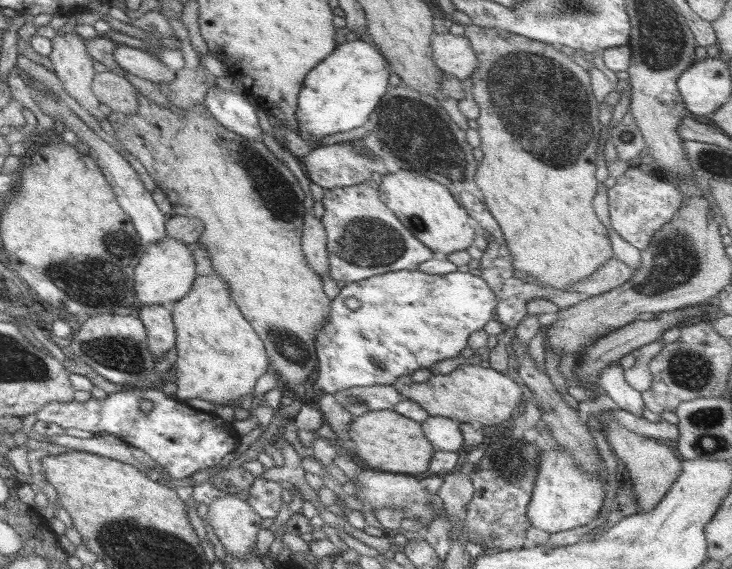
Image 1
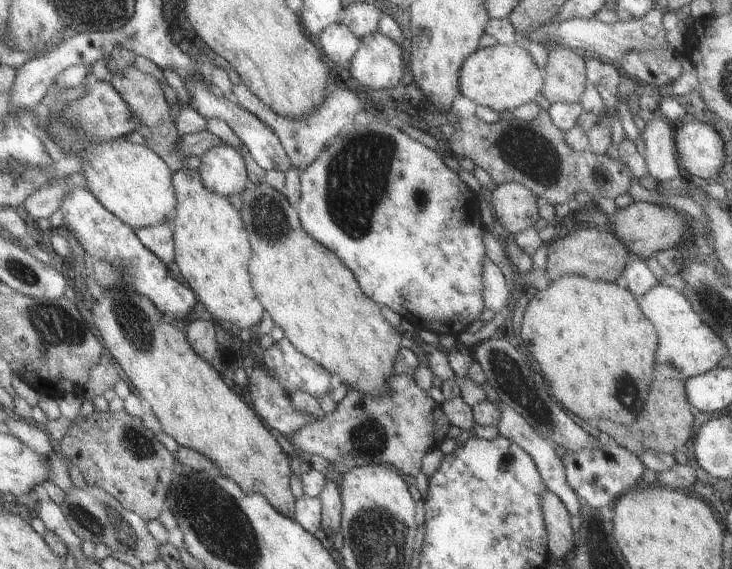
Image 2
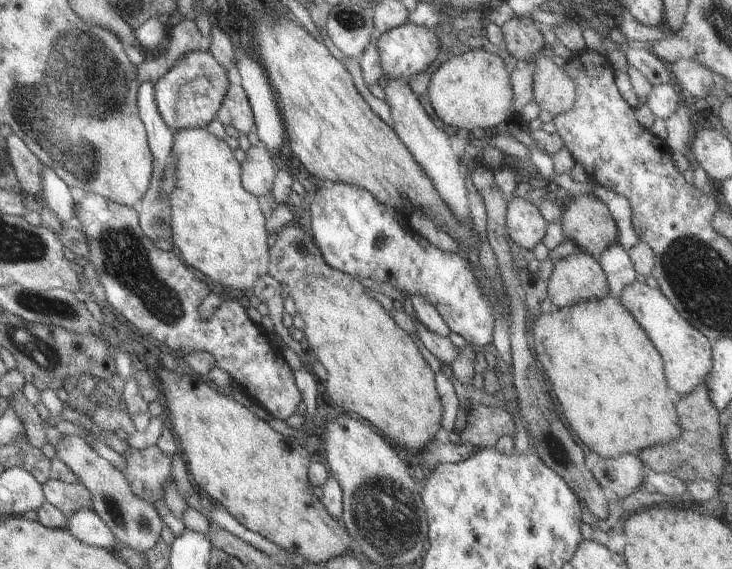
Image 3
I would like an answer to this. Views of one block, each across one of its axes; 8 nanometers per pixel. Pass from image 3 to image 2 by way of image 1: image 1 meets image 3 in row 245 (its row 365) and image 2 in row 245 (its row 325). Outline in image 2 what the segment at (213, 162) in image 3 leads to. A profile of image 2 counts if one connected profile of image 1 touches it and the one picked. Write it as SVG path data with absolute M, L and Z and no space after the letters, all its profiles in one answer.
M183 166L171 175L171 186L175 197L173 208L172 228L173 228L173 248L174 261L179 268L179 274L187 288L195 294L197 302L213 316L213 320L220 325L228 327L233 324L237 328L255 328L266 316L259 302L253 298L251 282L249 282L249 257L251 256L251 246L245 230L245 224L239 216L239 210L229 203L227 197L209 192L201 180L197 170Z

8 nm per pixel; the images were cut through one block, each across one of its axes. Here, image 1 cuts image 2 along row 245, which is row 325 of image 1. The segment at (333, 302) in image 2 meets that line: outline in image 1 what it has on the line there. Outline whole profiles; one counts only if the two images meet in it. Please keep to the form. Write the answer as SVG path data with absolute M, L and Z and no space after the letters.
M134 94L134 114L124 115L112 111L105 118L119 140L133 158L145 168L155 186L165 192L172 214L201 222L203 231L197 242L205 246L213 274L217 274L227 286L229 298L241 310L255 334L261 340L270 366L285 385L308 383L308 375L317 366L314 344L315 333L323 327L329 313L331 300L322 290L321 278L309 270L301 254L300 234L304 208L303 191L283 162L267 150L261 141L246 140L218 124L201 103L183 110L184 116L176 116L167 108L149 101L143 94Z

